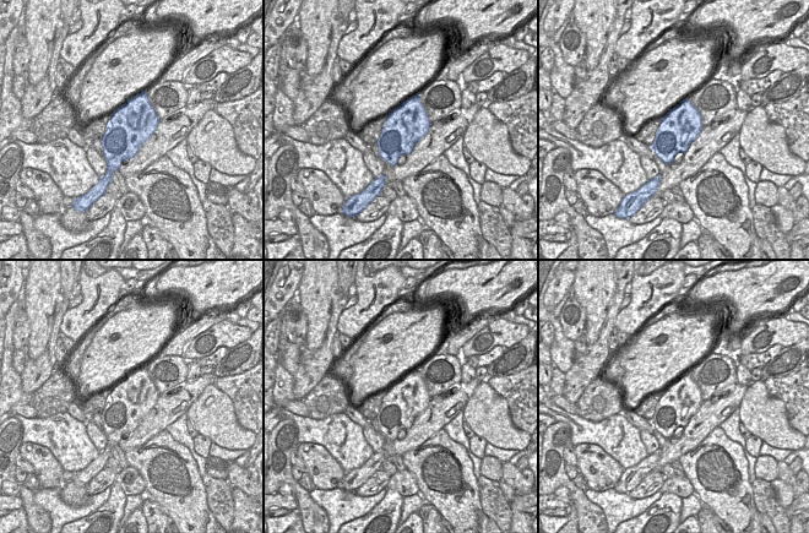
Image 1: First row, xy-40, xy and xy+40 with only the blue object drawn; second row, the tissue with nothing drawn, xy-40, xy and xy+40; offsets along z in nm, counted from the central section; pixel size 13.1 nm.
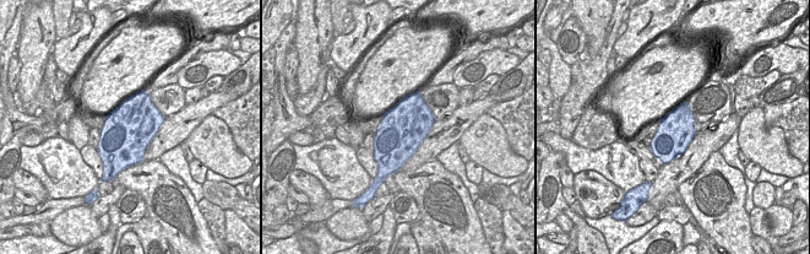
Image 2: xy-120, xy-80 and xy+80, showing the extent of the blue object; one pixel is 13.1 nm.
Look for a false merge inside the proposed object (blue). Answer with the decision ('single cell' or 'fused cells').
single cell

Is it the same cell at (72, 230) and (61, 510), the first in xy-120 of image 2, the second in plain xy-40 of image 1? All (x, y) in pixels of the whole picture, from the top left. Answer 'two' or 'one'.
two

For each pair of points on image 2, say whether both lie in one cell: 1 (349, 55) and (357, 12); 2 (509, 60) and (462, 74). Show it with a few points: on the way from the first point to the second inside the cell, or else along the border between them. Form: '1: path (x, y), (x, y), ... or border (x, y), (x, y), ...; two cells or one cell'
1: path (355, 44), (360, 39), (360, 23); one cell
2: path (498, 61), (489, 61), (473, 73); one cell

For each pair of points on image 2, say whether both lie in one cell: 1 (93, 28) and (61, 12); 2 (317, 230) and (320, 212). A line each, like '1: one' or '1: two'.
1: two
2: two

